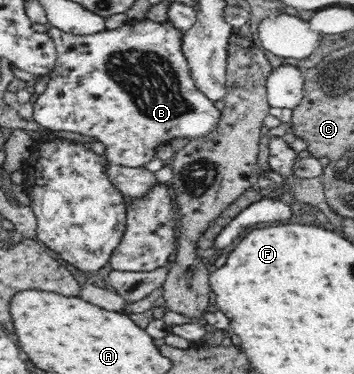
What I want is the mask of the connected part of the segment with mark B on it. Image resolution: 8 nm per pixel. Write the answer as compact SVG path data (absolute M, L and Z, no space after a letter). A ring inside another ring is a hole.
M150 19L141 21L128 20L121 28L116 30L104 30L98 34L90 36L78 36L67 34L58 28L50 27L45 33L53 40L56 47L56 62L48 74L47 88L44 93L34 95L33 97L33 120L47 130L65 130L66 132L75 132L82 136L91 136L98 142L102 142L105 148L105 156L111 163L125 167L142 167L150 160L157 158L157 148L161 145L170 144L174 139L197 139L210 134L218 124L221 112L214 107L213 101L204 96L198 90L195 82L192 80L187 58L183 55L182 45L184 43L184 33L179 32L169 20L165 22L154 22Z

